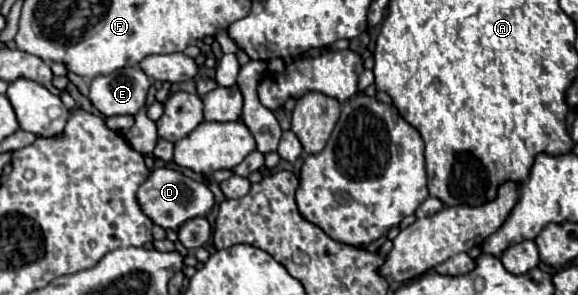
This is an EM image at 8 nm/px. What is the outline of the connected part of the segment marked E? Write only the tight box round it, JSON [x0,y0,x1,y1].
[88,67,150,115]

